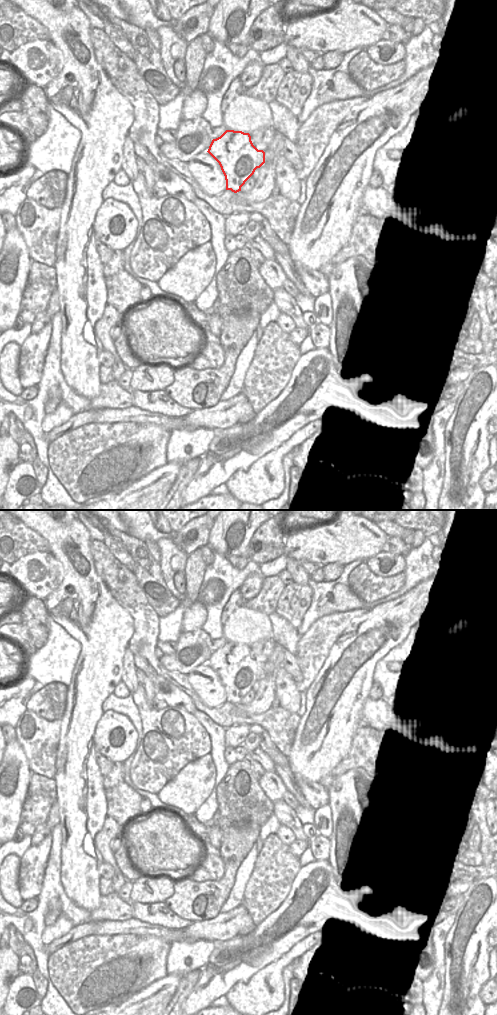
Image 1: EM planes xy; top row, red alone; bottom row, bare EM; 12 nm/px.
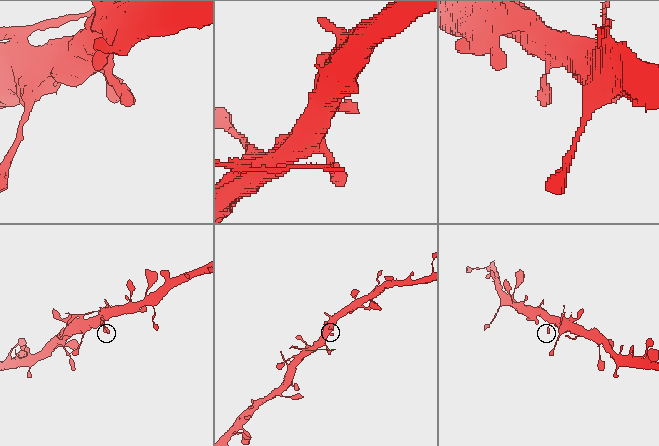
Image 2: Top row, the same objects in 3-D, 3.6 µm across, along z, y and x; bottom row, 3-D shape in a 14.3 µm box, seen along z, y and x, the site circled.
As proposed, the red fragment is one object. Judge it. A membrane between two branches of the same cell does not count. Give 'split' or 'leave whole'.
leave whole

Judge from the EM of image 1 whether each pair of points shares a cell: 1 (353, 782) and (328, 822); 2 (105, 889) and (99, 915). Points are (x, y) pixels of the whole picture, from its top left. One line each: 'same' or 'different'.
1: different
2: different

